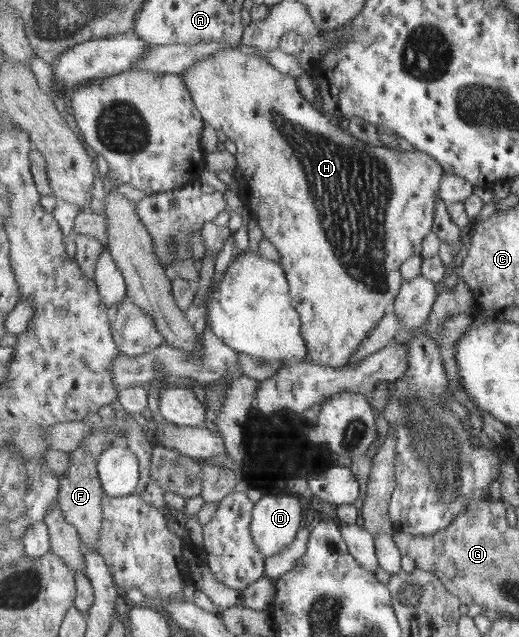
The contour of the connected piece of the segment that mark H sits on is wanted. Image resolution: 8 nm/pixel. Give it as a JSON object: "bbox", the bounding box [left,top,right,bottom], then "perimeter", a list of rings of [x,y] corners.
{"bbox":[181,49,446,368],"perimeter":[[[229,49],[227,52],[217,53],[193,64],[193,67],[189,67],[188,71],[181,75],[184,75],[186,79],[188,89],[204,121],[207,121],[213,129],[223,131],[226,137],[236,145],[237,151],[234,157],[237,160],[237,167],[234,175],[238,184],[237,193],[240,194],[244,207],[251,211],[252,218],[259,224],[264,238],[272,241],[279,250],[281,255],[279,262],[286,270],[291,300],[301,316],[303,338],[307,342],[309,360],[332,368],[350,365],[351,356],[359,350],[365,337],[369,336],[369,332],[383,320],[383,316],[387,315],[387,311],[393,307],[399,296],[404,282],[401,273],[403,262],[410,257],[421,255],[423,239],[432,231],[435,223],[437,198],[441,198],[441,180],[443,180],[443,174],[446,173],[445,169],[431,155],[417,151],[415,148],[410,151],[393,151],[393,149],[383,149],[383,147],[369,147],[365,141],[355,141],[351,143],[349,173],[347,173],[347,141],[350,140],[351,133],[338,127],[337,121],[329,119],[329,116],[325,116],[321,109],[316,110],[315,105],[301,95],[295,77],[278,71],[275,66],[260,56]]]}

